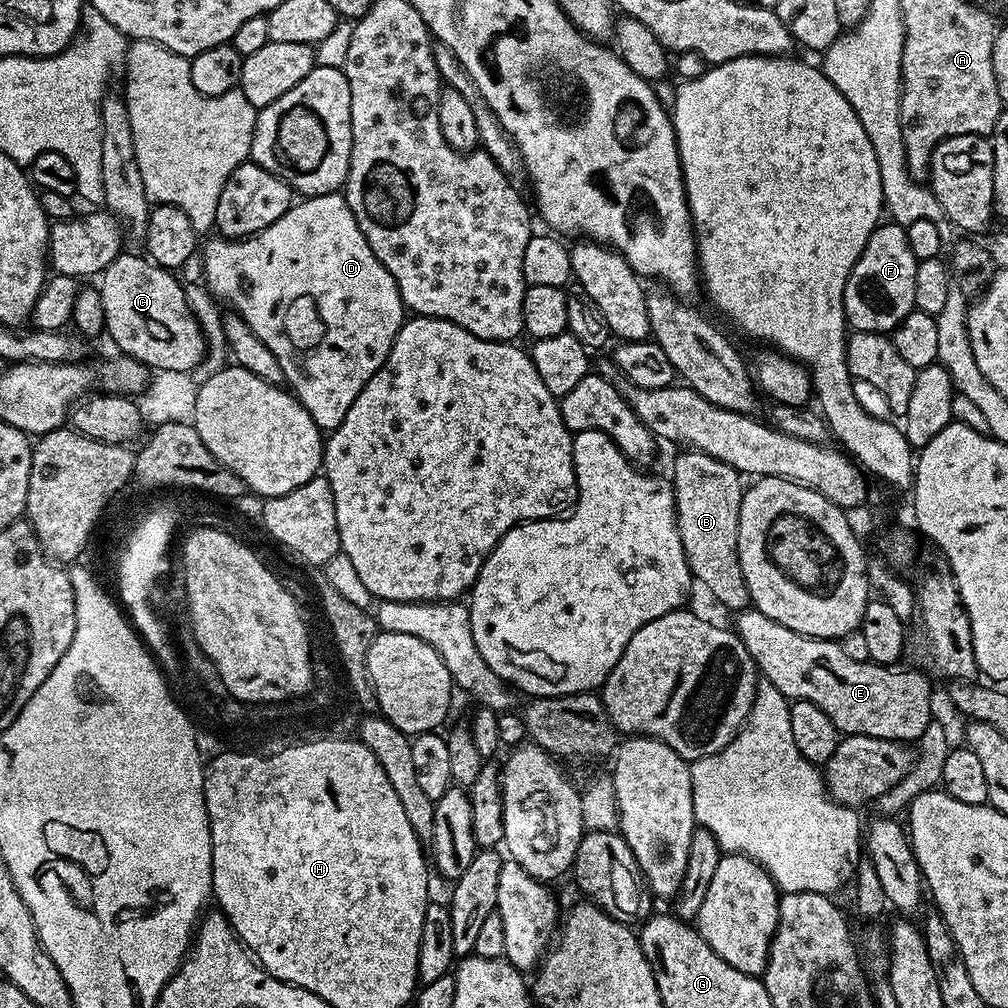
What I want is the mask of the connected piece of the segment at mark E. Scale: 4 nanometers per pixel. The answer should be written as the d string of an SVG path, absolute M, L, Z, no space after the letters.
M747 608L735 615L734 630L747 648L757 671L787 699L814 702L841 735L915 742L931 717L933 683L920 672L898 671L885 665L857 662L842 651L839 641L812 639Z

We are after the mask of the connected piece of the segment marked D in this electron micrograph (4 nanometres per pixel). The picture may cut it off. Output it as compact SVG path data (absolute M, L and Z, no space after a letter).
M340 192L309 196L293 203L289 212L282 214L282 218L278 218L278 222L266 226L266 230L248 236L245 240L231 241L216 238L216 241L209 246L208 257L204 260L204 276L203 279L216 300L220 302L229 300L230 303L236 304L235 311L248 323L250 330L258 334L258 338L262 338L266 350L270 350L270 354L278 358L278 366L282 366L282 374L287 387L294 393L300 405L308 411L310 418L314 418L314 422L321 430L337 428L342 418L346 418L346 410L354 406L354 398L362 394L362 386L366 386L366 382L370 382L370 378L374 378L374 374L386 362L390 354L390 346L406 319L404 299L400 297L400 291L390 270L386 270L386 266L378 262L374 250L370 250L370 242L366 242L347 200Z

